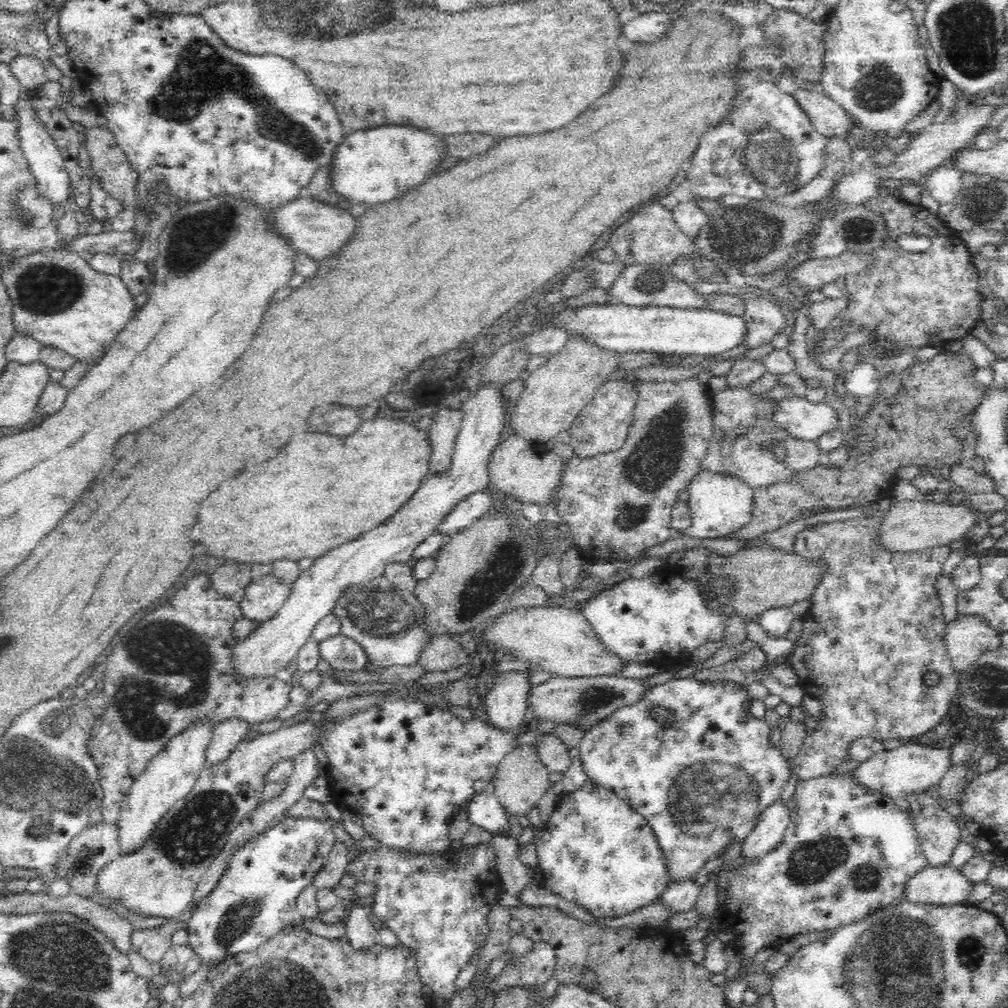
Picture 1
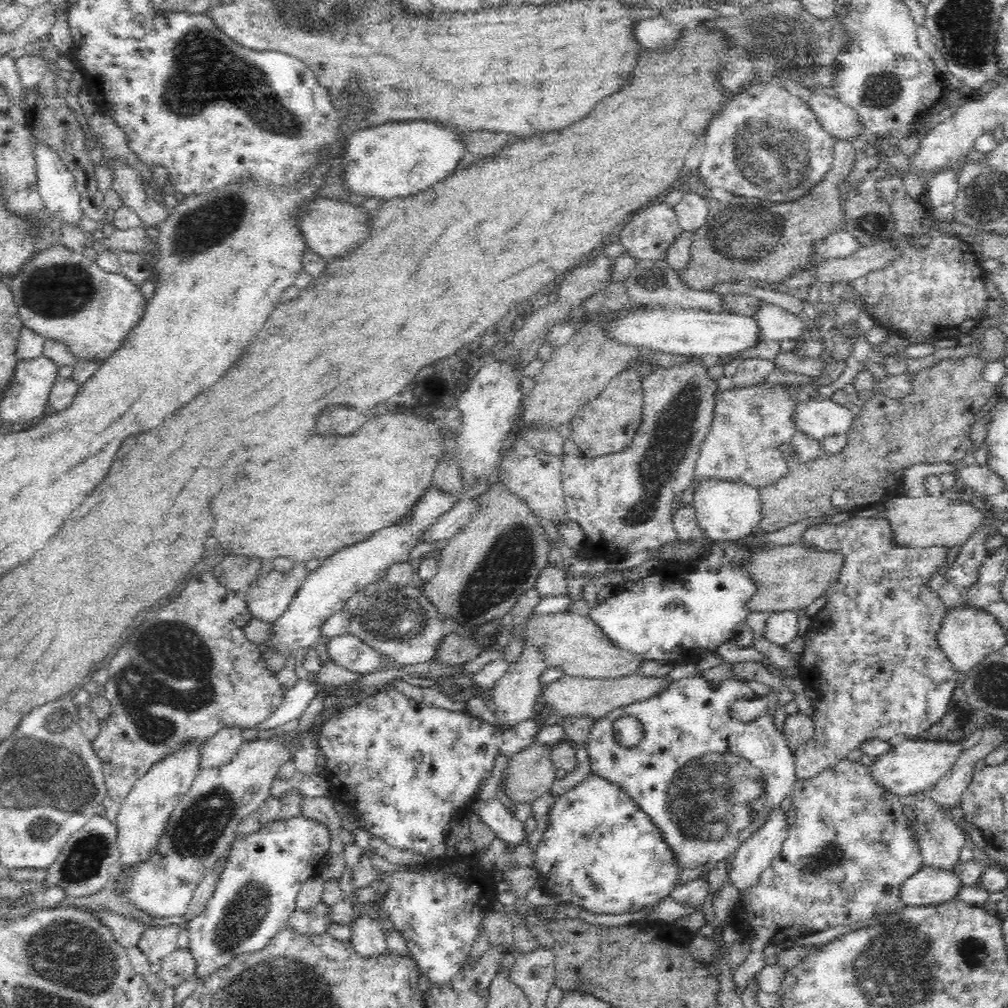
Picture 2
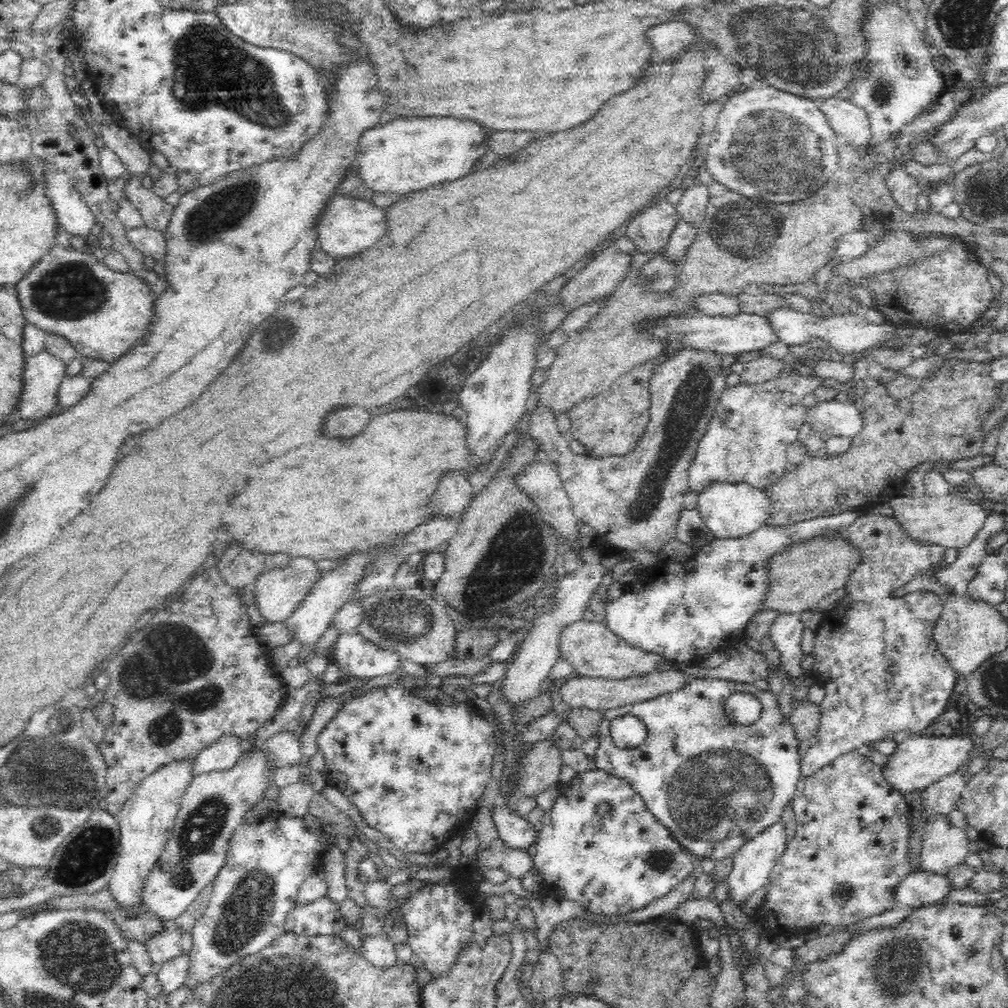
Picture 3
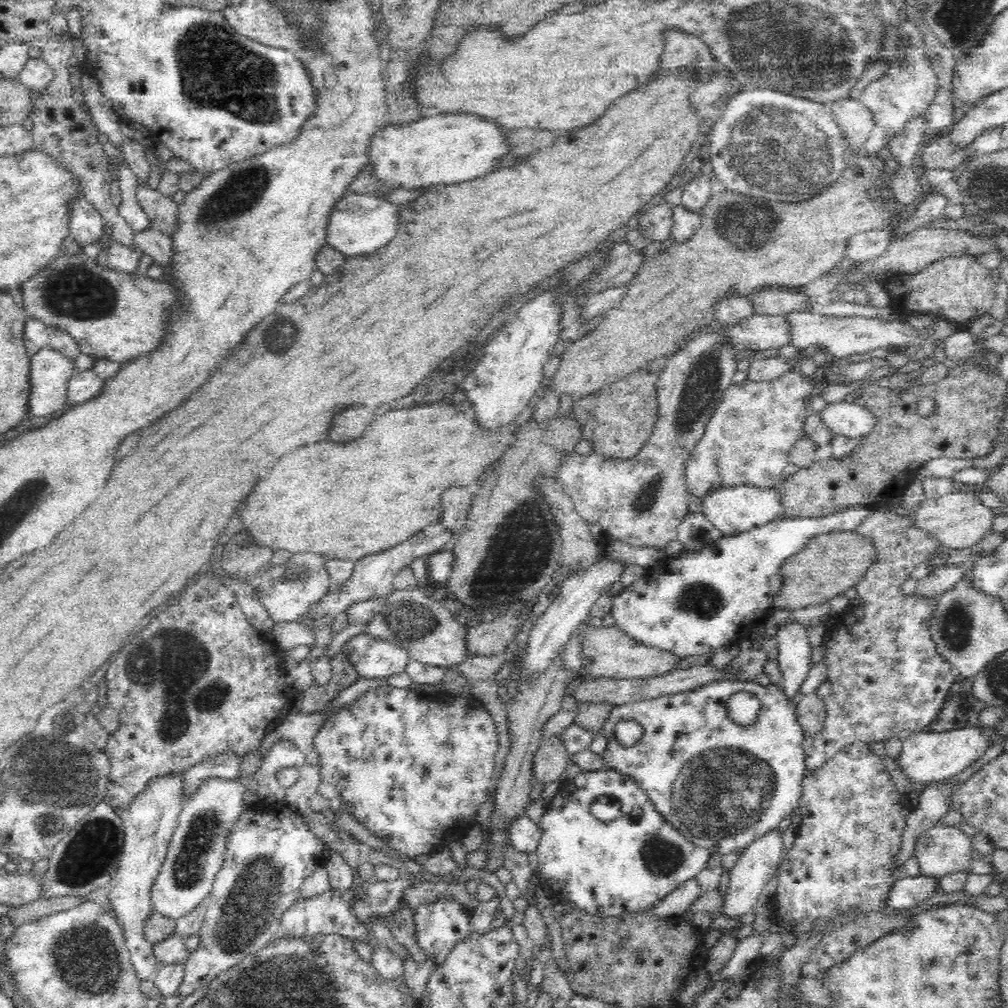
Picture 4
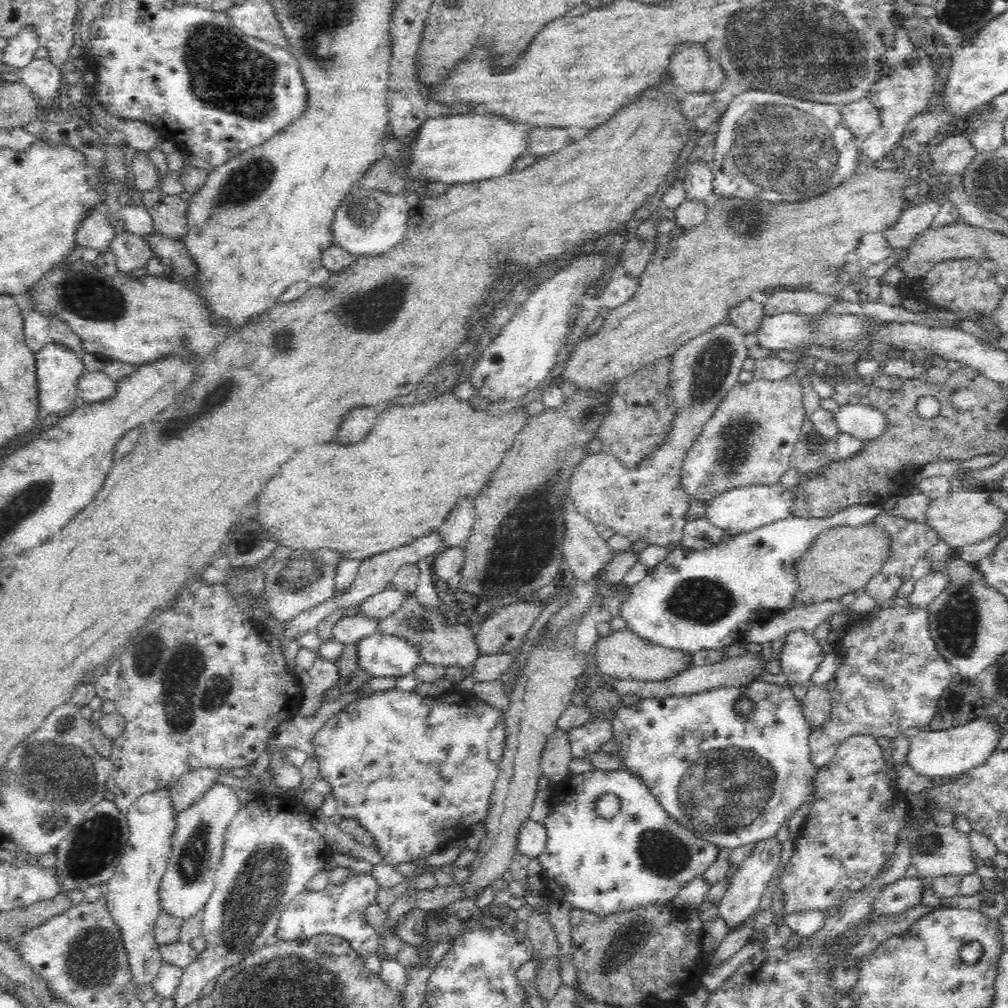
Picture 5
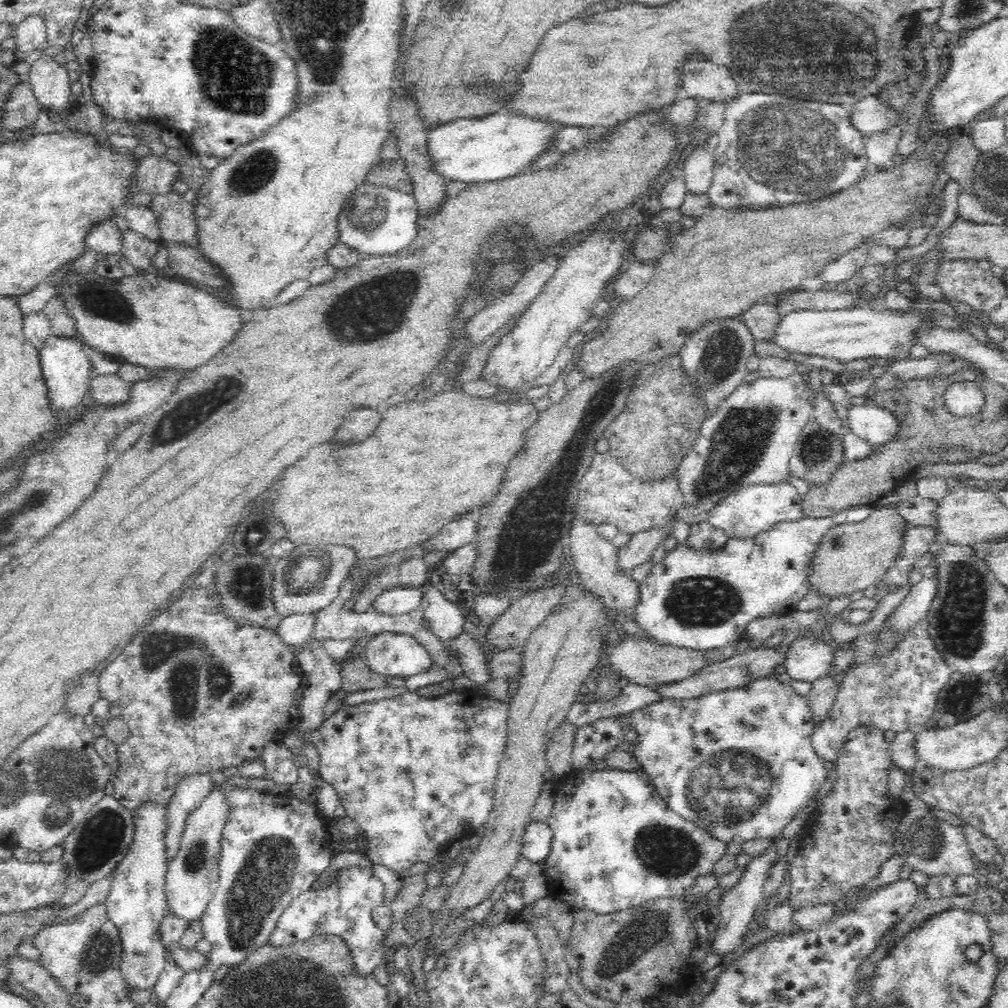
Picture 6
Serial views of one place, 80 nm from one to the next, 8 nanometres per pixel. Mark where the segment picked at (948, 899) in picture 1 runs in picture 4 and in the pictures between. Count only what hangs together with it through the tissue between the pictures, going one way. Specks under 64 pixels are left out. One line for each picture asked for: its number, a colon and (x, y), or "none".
2: (929, 886)
3: (918, 889)
4: (907, 892)

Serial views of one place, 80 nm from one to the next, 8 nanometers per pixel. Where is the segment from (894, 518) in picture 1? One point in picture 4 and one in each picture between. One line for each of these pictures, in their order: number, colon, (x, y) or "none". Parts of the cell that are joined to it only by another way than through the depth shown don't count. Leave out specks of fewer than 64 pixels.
2: (923, 522)
3: (950, 521)
4: (958, 520)

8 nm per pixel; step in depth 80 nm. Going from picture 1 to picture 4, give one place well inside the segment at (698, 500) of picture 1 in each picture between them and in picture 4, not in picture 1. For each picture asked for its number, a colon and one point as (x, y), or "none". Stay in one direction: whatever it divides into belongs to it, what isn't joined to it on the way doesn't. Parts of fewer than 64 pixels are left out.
2: (726, 510)
3: (730, 510)
4: (740, 509)

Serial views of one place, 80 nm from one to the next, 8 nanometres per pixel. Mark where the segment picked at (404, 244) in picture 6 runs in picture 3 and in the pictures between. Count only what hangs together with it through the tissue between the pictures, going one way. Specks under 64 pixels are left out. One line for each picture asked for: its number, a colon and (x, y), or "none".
3: (350, 225)
4: (361, 223)
5: (370, 221)

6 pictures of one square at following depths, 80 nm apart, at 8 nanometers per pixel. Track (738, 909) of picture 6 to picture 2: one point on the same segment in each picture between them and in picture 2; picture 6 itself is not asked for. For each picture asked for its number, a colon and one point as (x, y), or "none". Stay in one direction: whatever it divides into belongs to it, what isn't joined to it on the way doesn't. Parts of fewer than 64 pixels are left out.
2: (757, 853)
3: (752, 864)
4: (753, 870)
5: (747, 886)

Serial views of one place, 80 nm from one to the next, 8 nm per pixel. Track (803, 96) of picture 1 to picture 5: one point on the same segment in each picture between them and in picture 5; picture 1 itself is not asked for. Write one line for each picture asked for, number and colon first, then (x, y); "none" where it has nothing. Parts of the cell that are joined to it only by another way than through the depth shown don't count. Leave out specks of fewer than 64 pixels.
2: (843, 121)
3: (848, 118)
4: (857, 121)
5: (862, 117)

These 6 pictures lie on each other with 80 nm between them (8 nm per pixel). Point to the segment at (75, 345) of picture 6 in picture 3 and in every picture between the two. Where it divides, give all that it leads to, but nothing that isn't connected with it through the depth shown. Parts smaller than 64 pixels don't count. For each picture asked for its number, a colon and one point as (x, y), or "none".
3: (44, 372)
4: (51, 370)
5: (60, 367)

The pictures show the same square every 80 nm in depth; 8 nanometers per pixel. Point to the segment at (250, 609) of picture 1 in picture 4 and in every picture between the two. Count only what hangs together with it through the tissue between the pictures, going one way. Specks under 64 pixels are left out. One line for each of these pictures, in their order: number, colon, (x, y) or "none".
2: (268, 597)
3: (280, 592)
4: (288, 590)

